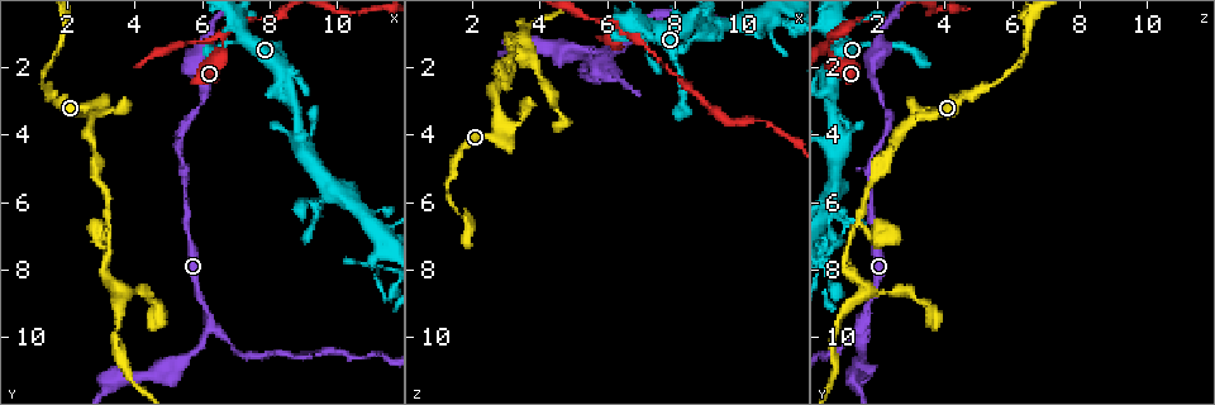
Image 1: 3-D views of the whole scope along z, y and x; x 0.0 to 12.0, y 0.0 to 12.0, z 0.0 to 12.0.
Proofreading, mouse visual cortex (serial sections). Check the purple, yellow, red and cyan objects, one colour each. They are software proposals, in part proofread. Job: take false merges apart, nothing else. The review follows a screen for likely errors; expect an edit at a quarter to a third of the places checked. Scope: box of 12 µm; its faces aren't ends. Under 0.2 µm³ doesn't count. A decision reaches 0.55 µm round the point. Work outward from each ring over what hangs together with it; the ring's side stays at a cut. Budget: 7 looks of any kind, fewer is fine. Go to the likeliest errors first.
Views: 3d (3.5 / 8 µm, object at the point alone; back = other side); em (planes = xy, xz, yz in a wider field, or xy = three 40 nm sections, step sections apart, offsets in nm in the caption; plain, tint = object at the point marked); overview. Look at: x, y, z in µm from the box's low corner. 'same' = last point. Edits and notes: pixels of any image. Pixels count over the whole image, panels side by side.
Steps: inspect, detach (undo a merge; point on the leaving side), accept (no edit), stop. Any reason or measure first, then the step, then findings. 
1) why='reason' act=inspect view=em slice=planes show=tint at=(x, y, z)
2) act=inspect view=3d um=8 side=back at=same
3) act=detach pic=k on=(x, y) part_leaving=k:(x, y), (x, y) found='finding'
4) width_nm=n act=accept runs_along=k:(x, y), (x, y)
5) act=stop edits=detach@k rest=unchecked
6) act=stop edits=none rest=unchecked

why='side arm on a straight run' act=inspect view=3d um=3.5 at=(6.3, 9.6, 1.5)

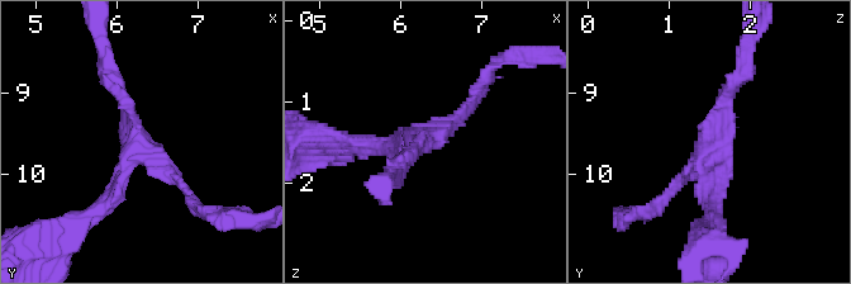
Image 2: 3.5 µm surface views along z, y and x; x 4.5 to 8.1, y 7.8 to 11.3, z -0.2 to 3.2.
arms=3 arm_widths_nm=150,200,200 act=inspect view=em slice=planes show=tint at=(6.25, 9.60, 1.50)

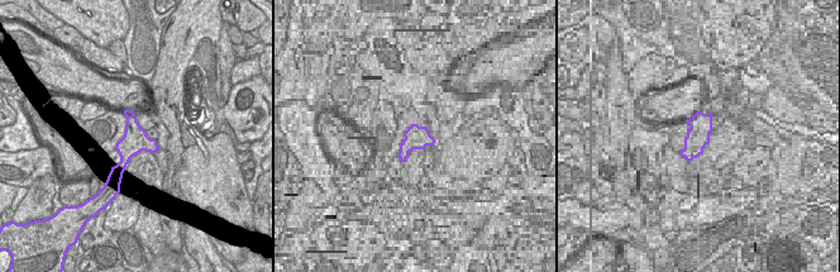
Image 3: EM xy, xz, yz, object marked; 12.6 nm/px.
act=accept runs_along=3:(129, 113), (130, 144), (117, 175) found='continuous, no second cell'

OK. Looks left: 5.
why='three-way junction' act=inspect view=3d um=3.5 at=(3.3, 6.7, 1.5)

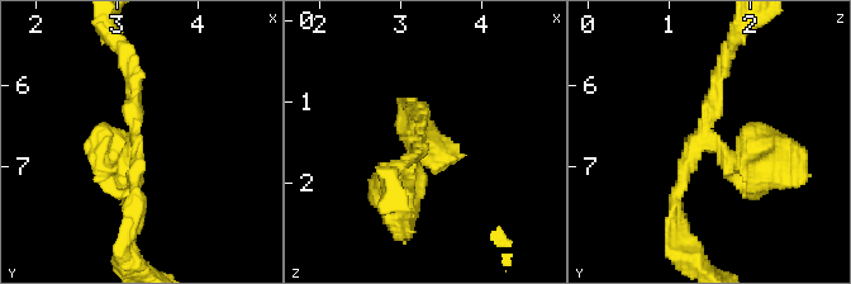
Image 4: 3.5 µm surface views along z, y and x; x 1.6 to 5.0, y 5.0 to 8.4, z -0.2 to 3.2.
act=inspect view=em slice=xy step=3 show=tint at=(3.15, 6.70, 1.40)

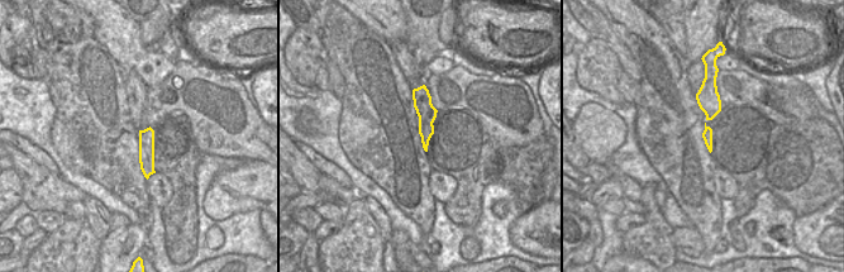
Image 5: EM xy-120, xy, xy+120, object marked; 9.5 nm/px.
arms=3 arm_widths_nm=150,150,200 act=accept runs_along=4:(724, 56), (673, 212) found='all the same cell'

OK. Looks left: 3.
why='a fork' act=inspect view=3d um=3.5 at=(3.6, 8.6, 1.6)

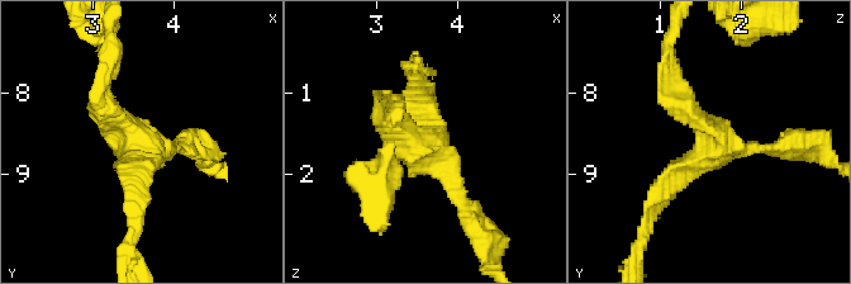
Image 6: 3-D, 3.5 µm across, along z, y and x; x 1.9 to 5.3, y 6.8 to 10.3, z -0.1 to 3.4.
why='need the tissue' act=inspect view=em slice=xy step=1 show=plain at=(3.55, 8.65, 1.60)

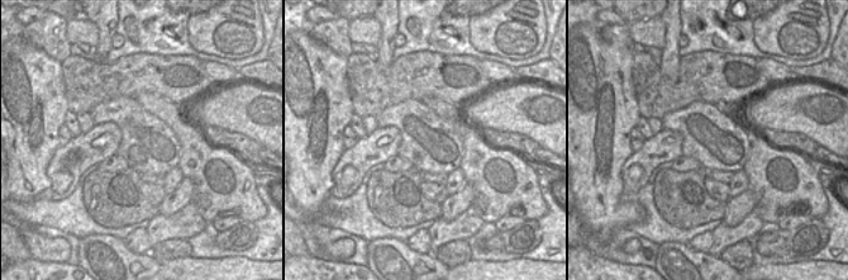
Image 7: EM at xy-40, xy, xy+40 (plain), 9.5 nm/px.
why='with the object marked' act=inspect view=em slice=xy step=1 show=tint at=same

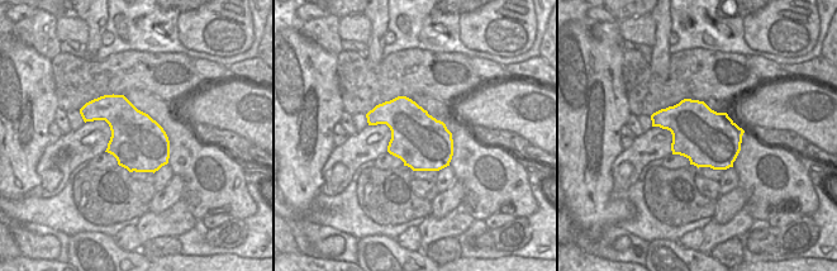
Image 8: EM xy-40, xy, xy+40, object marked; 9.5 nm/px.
act=accept runs_along=6:(388, 104), (462, 208) found='all the same cell'

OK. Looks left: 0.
act=stop edits=none rest=unchecked

